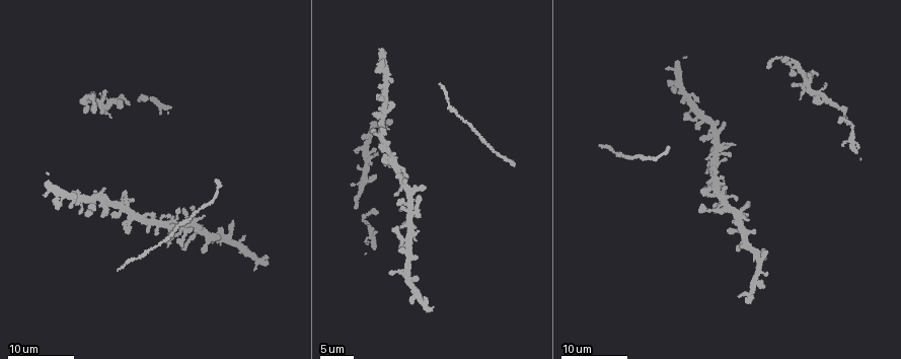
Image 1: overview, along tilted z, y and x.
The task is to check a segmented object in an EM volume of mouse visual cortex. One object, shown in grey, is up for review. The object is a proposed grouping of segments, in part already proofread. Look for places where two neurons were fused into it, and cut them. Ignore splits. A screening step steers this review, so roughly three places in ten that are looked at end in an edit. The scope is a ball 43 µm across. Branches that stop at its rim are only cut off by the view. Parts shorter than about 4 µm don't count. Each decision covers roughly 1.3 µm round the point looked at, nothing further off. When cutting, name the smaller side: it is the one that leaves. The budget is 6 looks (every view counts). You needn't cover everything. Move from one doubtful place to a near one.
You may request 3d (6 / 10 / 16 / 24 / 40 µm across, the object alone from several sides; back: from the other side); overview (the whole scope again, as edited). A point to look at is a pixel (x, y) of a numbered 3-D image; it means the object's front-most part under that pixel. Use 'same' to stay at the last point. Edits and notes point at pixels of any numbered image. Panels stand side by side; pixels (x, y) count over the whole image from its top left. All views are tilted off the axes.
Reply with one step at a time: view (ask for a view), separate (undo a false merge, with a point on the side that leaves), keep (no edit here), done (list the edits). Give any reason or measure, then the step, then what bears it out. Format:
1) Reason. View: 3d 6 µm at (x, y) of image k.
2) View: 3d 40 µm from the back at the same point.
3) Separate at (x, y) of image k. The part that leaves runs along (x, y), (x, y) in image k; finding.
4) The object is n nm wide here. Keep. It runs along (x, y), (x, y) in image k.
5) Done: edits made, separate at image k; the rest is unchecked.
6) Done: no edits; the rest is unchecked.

Two arms at a narrow angle. View: 3d 24 µm at (410, 224) of image 1.

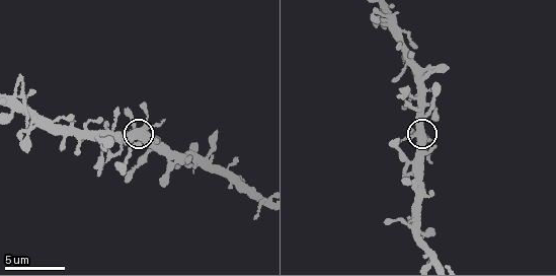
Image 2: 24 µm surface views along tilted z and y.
Zoom in. View: 3d 10 µm at (419, 134) of image 2.

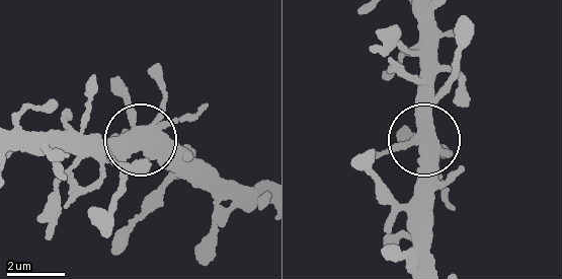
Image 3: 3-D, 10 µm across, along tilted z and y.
Keep. It runs along (418, 19), (424, 158), (434, 213) in image 3; one neuron here.

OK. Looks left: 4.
Branch point. View: 3d 16 µm at (24, 109) of image 2.

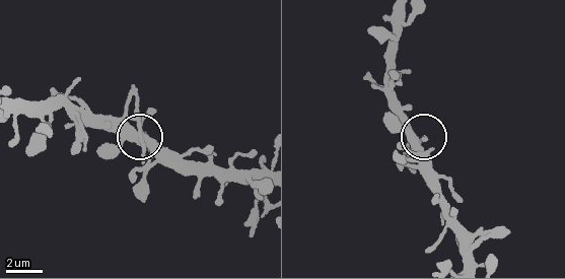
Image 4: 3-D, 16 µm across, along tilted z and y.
View: 3d 6 µm at (139, 140) of image 4.

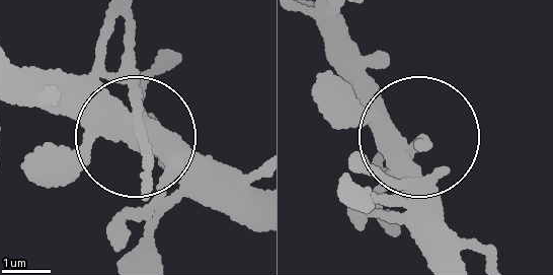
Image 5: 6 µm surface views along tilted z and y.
The side arm is 38 µm long. Keep. It runs along (151, 131), (51, 80) in image 5; continuous, no second neuron.

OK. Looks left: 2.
Three arms meet. View: 3d 16 µm at (420, 83) of image 2.

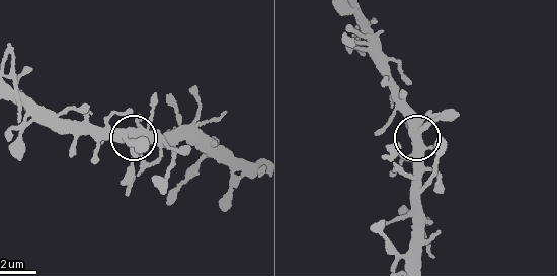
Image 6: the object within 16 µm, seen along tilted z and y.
The side arm is 28 µm long. Keep. It runs along (25, 98), (72, 123), (120, 131), (139, 152) in image 6; all the same neuron.

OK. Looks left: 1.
Done: no edits; the rest is unchecked.

